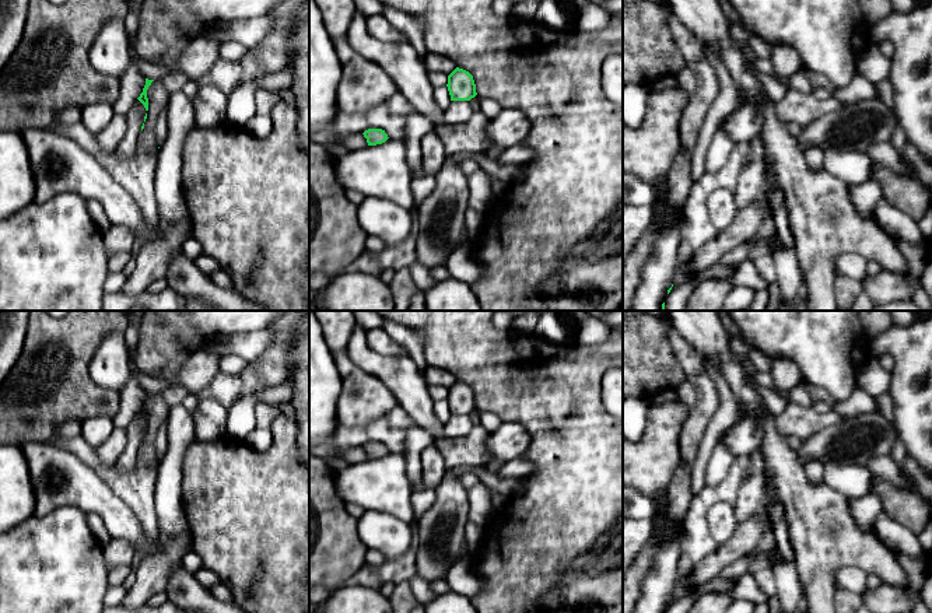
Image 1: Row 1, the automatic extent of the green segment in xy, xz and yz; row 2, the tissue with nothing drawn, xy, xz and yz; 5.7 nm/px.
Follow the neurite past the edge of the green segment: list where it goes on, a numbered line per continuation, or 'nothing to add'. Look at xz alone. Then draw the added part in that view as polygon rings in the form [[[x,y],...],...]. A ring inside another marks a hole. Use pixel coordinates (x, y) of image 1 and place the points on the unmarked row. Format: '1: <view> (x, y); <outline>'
nothing to add

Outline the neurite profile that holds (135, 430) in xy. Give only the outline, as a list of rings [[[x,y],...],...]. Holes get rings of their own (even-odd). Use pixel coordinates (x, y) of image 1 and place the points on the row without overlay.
[[[139,413],[127,424],[126,427],[127,444],[123,453],[120,455],[115,465],[118,472],[130,473],[134,469],[137,451],[141,445],[146,427],[147,424]]]

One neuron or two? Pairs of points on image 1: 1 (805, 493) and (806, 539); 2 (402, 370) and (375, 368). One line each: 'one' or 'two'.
1: one
2: one

